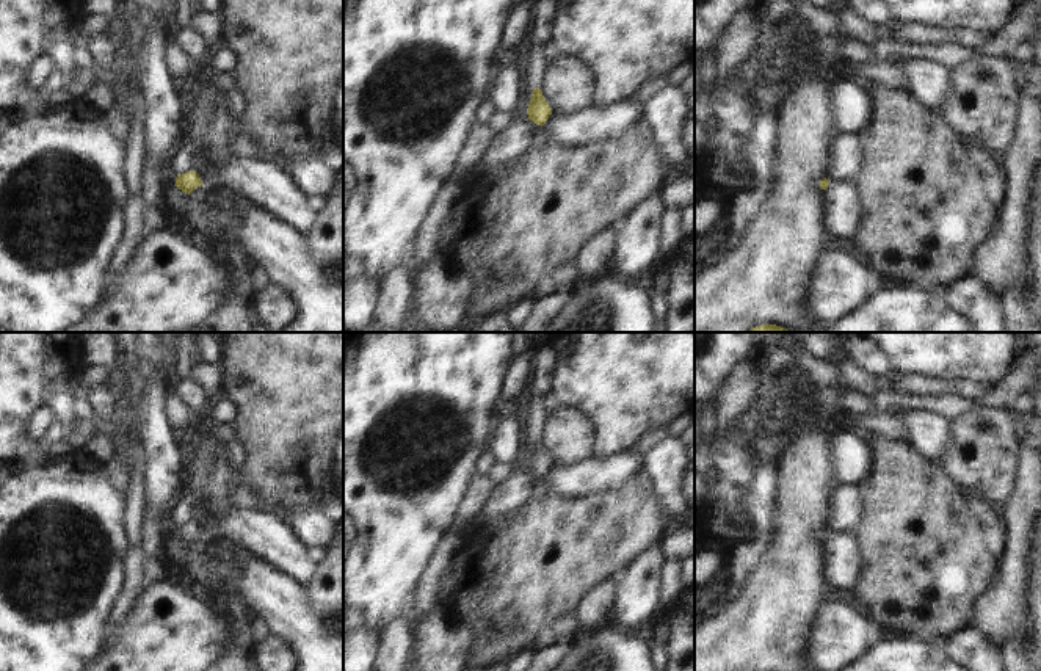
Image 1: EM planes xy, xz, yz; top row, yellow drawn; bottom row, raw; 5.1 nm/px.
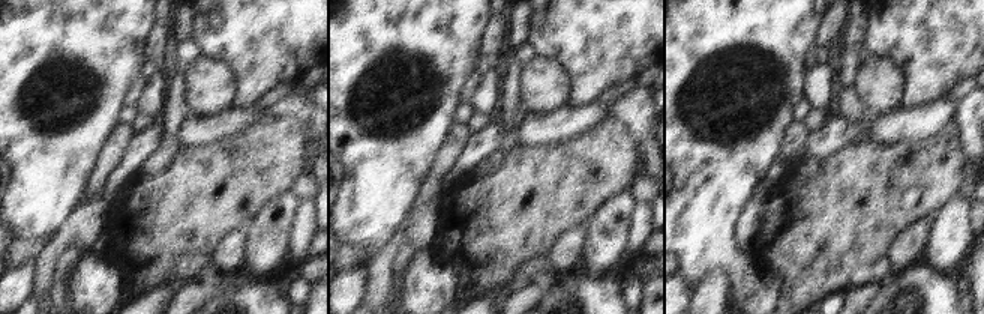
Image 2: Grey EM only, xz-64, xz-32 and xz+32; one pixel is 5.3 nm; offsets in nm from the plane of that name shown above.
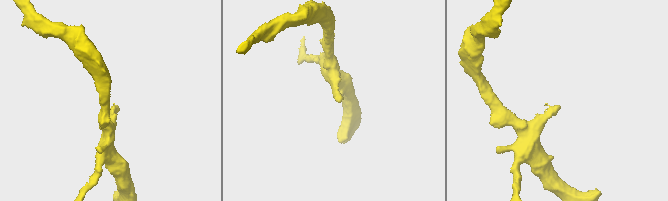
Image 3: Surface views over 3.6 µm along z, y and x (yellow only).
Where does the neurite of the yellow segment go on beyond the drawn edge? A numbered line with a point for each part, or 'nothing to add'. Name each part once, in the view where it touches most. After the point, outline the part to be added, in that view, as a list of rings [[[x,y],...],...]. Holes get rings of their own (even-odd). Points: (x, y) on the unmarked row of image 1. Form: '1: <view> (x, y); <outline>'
nothing to add

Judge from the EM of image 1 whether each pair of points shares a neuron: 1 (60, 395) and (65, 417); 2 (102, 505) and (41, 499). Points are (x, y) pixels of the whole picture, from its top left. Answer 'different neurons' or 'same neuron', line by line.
1: same neuron
2: same neuron

